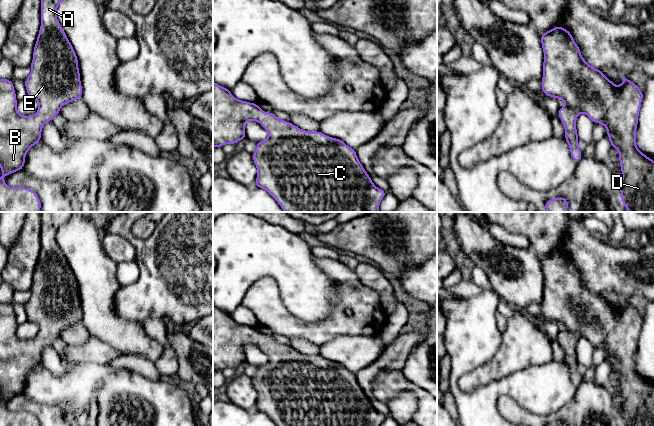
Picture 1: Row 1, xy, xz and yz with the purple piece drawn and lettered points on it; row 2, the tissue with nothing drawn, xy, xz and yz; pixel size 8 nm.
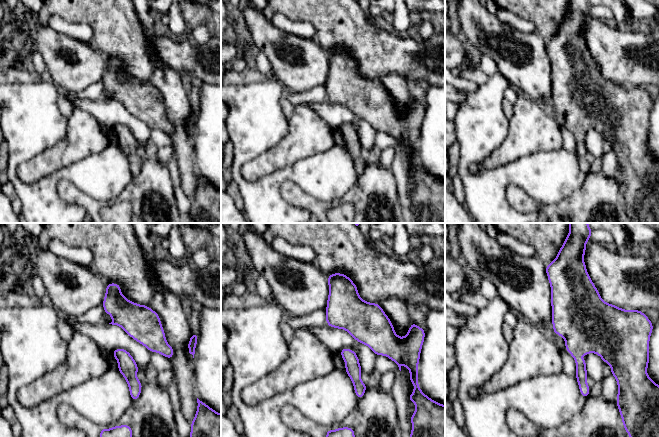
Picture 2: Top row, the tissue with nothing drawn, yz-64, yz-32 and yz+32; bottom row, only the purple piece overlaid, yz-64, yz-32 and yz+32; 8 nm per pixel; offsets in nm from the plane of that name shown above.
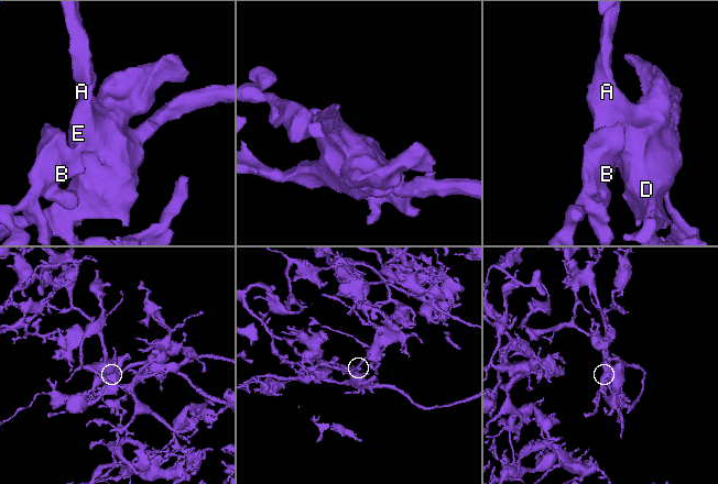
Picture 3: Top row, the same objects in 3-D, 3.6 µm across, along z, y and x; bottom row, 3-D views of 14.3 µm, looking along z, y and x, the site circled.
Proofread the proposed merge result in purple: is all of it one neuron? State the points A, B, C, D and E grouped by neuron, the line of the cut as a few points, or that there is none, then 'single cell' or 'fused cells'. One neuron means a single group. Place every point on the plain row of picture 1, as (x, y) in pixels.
groups A B C D E; cut none; single cell

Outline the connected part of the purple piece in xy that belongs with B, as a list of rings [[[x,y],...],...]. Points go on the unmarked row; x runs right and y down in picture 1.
[[[73,212],[39,213],[41,217],[41,250],[33,274],[33,284],[30,289],[31,297],[24,304],[27,320],[35,323],[39,328],[37,337],[29,340],[20,339],[17,335],[17,323],[13,306],[9,303],[0,303],[0,392],[2,395],[2,400],[0,401],[0,426],[40,426],[35,415],[25,411],[9,411],[6,409],[4,401],[22,394],[25,390],[26,377],[41,365],[43,348],[52,345],[60,337],[63,329],[82,322],[78,282],[56,239],[58,229],[68,222]]]

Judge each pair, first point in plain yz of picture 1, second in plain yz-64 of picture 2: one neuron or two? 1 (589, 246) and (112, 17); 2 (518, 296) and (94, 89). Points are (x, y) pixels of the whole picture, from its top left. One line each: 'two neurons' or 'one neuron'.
1: one neuron
2: two neurons

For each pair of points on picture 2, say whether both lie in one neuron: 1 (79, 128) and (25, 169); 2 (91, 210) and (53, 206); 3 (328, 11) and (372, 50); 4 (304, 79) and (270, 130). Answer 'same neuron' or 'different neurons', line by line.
1: same neuron
2: different neurons
3: same neuron
4: different neurons

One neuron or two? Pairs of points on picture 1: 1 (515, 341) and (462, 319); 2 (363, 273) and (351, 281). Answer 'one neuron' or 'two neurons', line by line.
1: two neurons
2: two neurons

